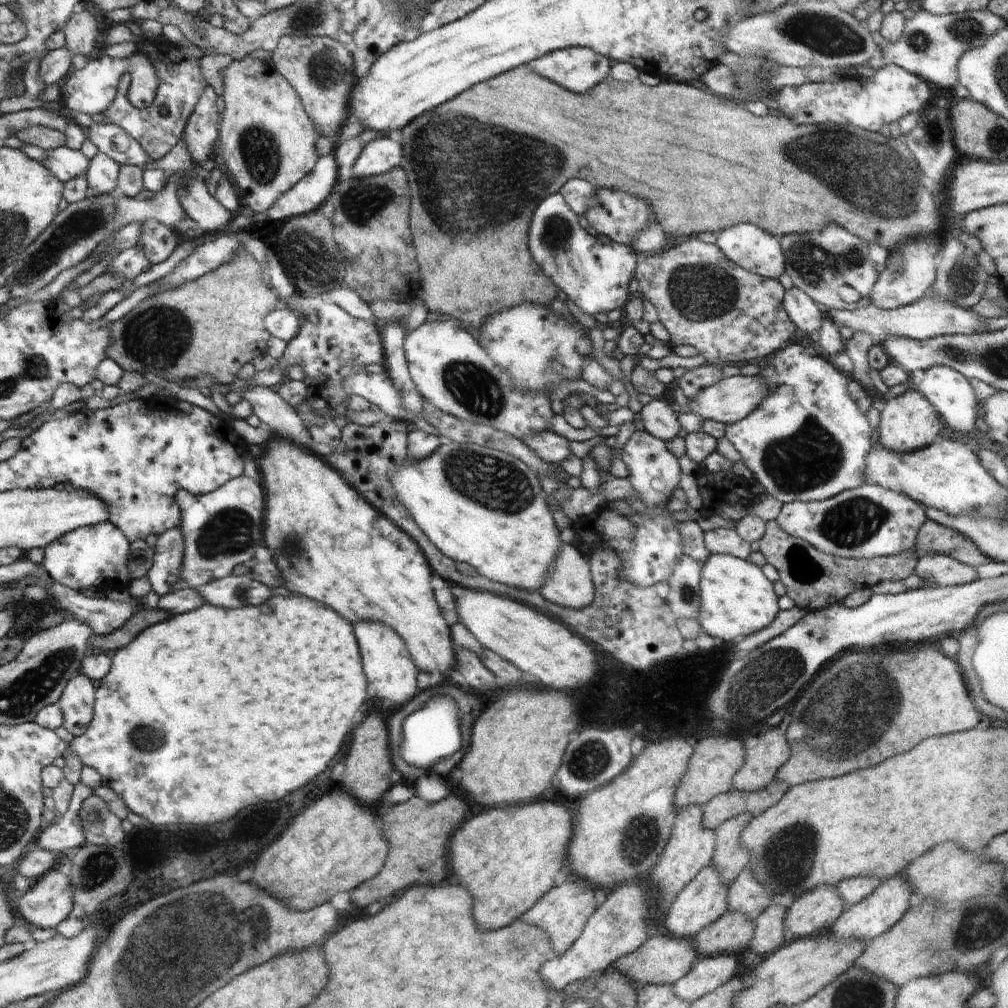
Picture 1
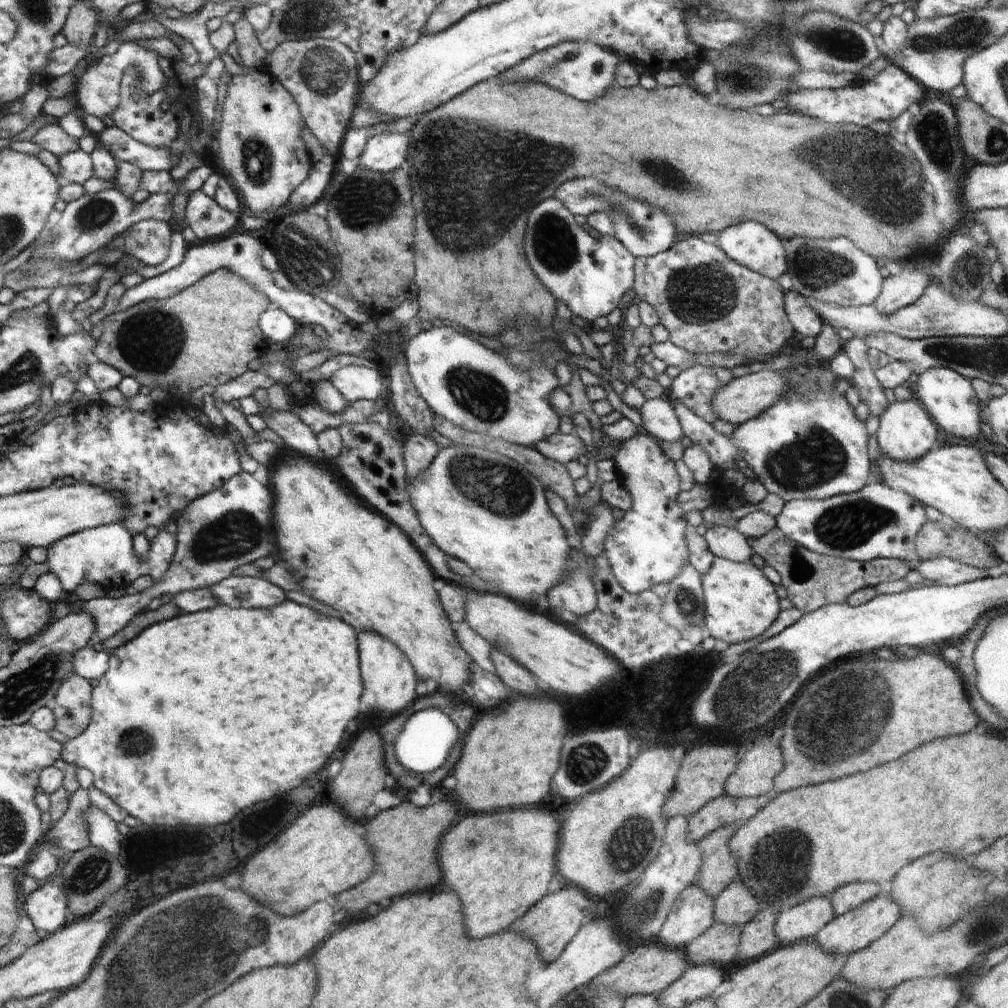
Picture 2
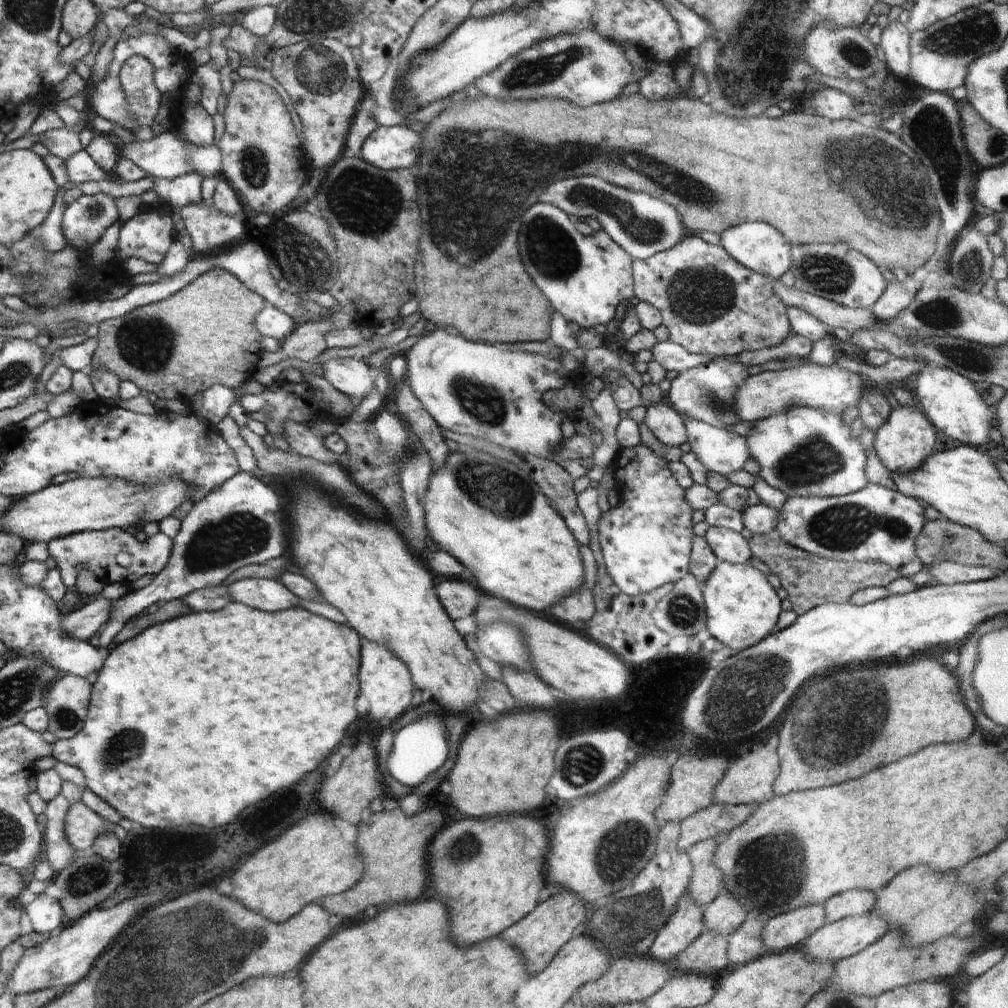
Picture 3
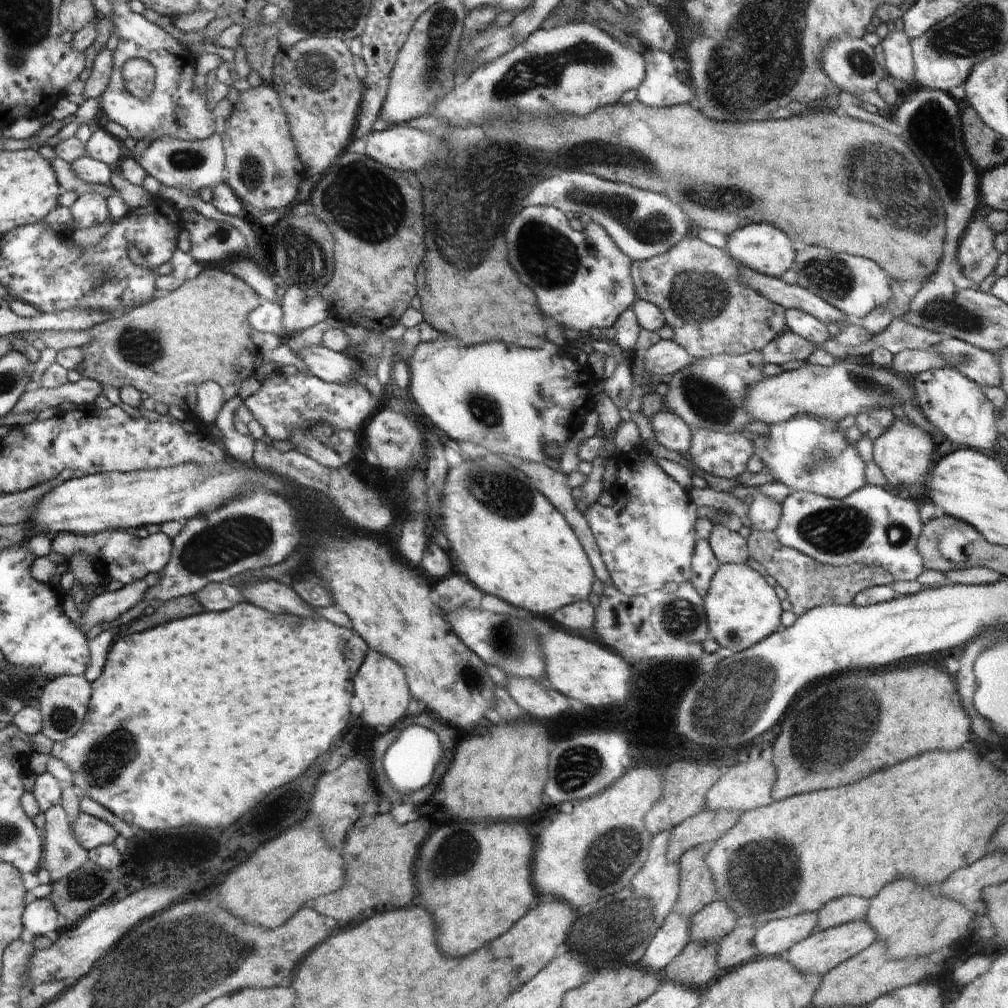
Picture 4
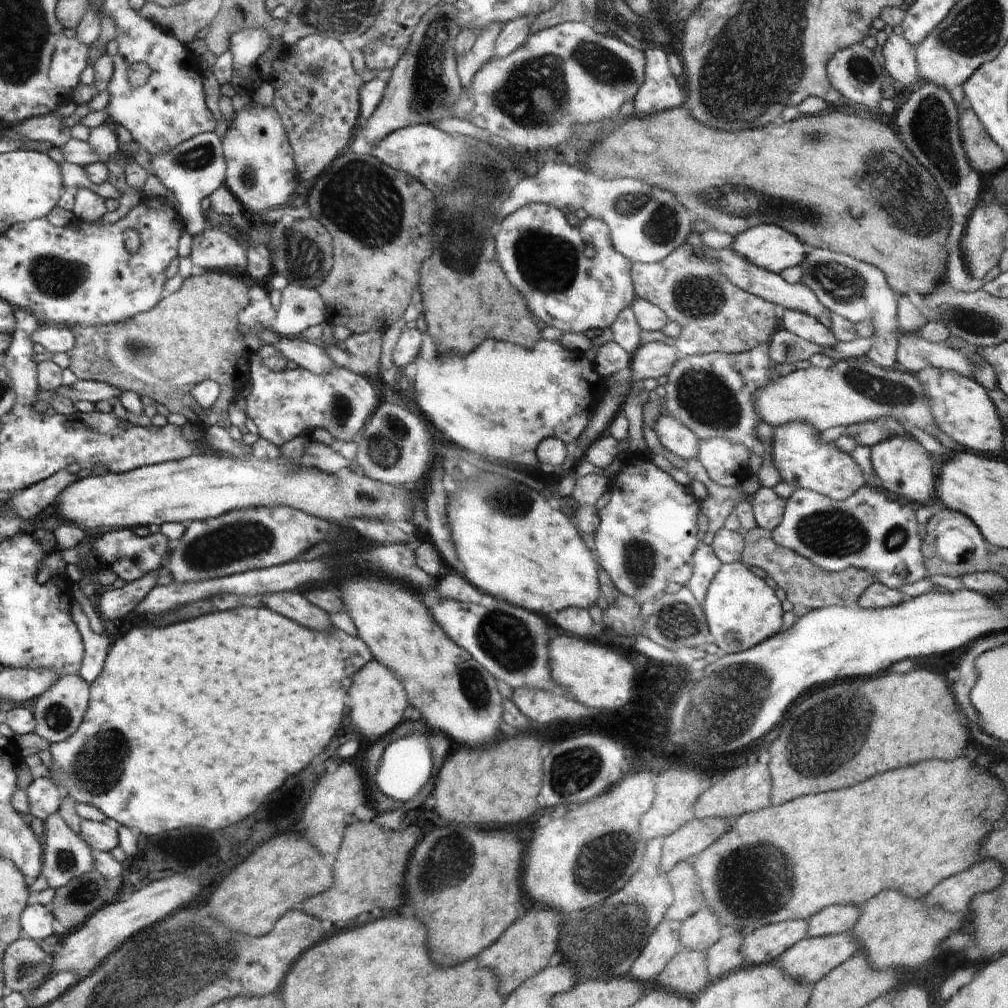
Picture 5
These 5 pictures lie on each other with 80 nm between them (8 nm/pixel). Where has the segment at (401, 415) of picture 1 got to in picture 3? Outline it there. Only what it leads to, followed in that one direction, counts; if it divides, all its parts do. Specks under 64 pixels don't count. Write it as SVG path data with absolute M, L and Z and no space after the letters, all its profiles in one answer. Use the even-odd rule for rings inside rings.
M334 357L320 363L320 366L323 378L353 401L362 401L372 392L372 386L376 386L366 360Z

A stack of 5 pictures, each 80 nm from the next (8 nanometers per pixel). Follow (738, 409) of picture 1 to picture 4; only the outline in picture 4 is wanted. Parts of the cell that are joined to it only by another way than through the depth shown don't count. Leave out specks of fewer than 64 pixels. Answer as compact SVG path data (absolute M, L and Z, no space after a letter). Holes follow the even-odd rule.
M838 360L829 367L806 362L798 369L764 376L748 389L743 406L752 421L765 425L784 422L797 414L809 414L837 423L846 416L858 416L864 409L876 405L892 409L895 404L902 405L906 400L911 400L913 404L912 398L912 388L904 384L896 372L884 367Z

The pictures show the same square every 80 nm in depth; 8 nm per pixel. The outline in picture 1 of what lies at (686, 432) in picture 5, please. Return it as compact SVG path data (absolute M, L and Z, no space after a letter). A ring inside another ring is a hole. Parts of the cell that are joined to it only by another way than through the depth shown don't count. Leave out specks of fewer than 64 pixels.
M653 399L644 405L639 413L644 429L652 436L661 438L664 442L678 436L681 424L677 414L666 401Z

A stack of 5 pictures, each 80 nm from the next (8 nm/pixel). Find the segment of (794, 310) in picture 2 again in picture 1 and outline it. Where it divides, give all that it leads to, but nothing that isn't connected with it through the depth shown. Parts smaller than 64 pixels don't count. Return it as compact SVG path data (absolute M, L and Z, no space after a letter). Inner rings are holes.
M796 287L786 289L782 304L797 328L809 335L820 330L823 309L804 291Z

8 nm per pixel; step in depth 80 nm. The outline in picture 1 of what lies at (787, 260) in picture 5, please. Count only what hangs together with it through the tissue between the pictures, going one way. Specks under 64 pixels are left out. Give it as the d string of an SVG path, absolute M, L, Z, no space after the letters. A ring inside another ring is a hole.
M737 224L716 234L715 245L726 255L729 261L769 279L778 279L786 270L784 252L778 238L753 224Z

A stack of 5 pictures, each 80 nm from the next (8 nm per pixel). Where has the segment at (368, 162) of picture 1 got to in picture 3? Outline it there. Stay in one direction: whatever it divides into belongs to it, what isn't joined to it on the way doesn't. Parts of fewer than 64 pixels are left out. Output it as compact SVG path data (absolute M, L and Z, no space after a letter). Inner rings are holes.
M405 125L379 127L363 145L363 160L381 170L411 170L420 154L420 133Z

